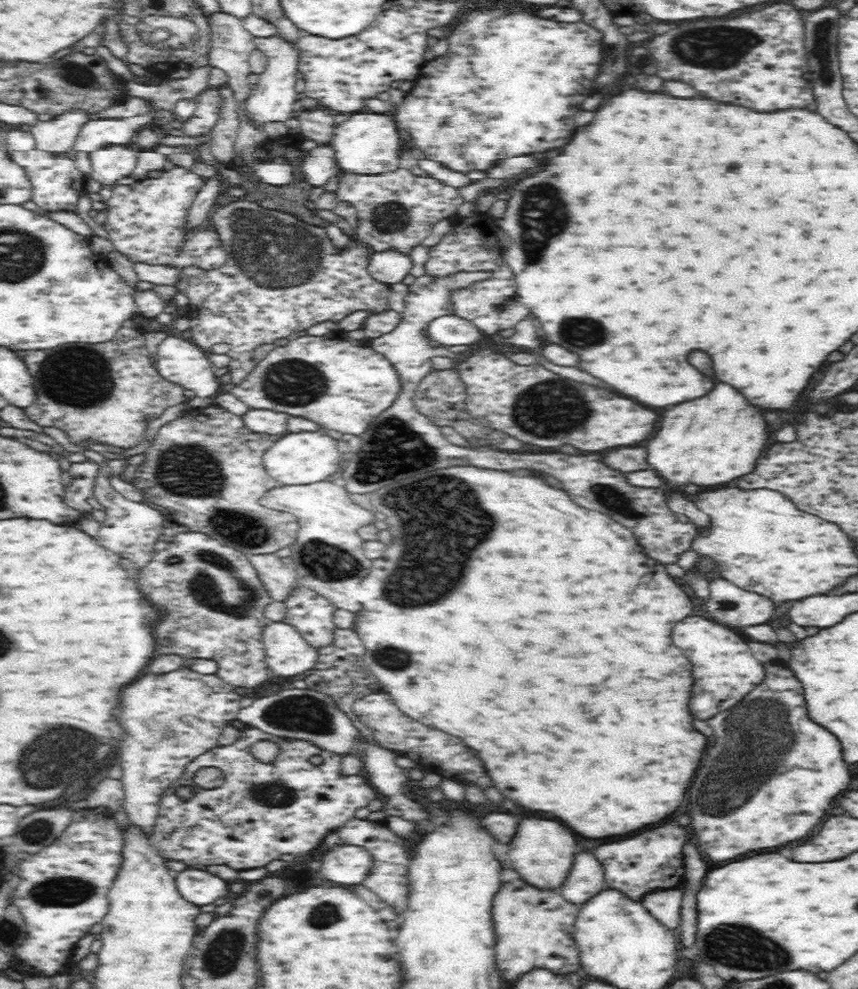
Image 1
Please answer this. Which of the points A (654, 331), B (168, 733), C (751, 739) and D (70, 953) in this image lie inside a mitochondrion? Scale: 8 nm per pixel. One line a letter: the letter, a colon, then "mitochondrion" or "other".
A: other
B: mitochondrion
C: mitochondrion
D: other

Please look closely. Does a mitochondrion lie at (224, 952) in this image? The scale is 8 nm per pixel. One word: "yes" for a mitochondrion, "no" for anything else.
yes

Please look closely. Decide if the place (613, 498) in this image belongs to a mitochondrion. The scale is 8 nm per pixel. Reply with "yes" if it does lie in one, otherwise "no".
yes

